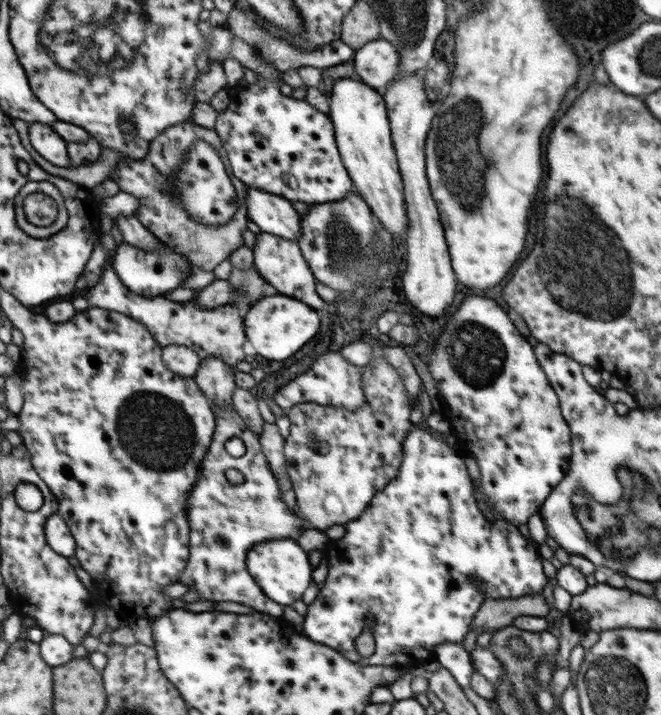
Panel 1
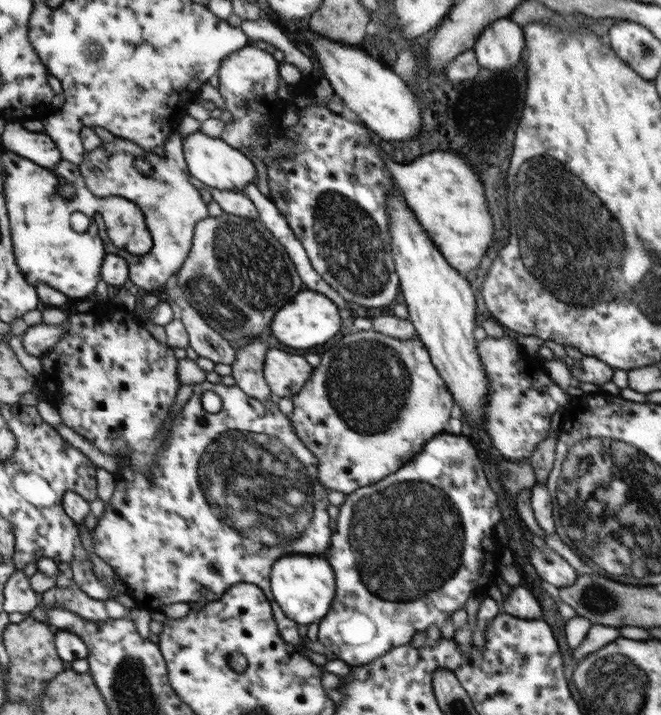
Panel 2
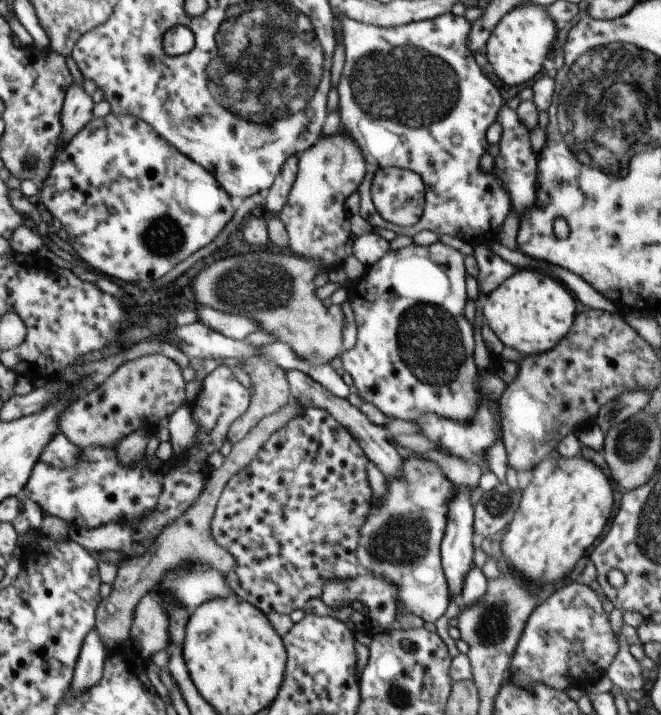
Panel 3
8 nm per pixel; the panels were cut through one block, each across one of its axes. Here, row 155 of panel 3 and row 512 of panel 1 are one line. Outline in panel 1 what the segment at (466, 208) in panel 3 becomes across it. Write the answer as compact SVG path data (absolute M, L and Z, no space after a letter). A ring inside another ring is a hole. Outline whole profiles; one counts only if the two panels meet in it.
M413 428L406 436L406 440L402 442L402 451L404 451L404 459L402 460L402 467L400 467L399 474L386 484L384 490L377 492L374 498L368 503L368 506L362 512L360 517L343 525L345 528L344 537L340 539L331 539L327 542L324 548L326 562L328 562L328 572L326 580L314 599L313 603L308 605L306 615L303 616L303 626L301 633L308 639L320 644L324 644L340 653L350 661L364 666L391 666L403 668L409 671L412 668L425 668L429 662L436 661L437 656L434 652L434 646L438 644L460 644L463 646L466 634L470 631L470 624L486 599L507 599L518 598L520 596L532 595L542 592L542 588L548 583L548 576L544 574L542 566L542 557L539 555L536 545L531 539L524 537L518 527L514 526L512 522L506 520L498 520L496 525L492 524L480 508L478 502L474 497L474 485L468 469L455 448L448 446L444 439L439 438L432 432ZM473 577L482 580L482 587L478 587L472 582ZM371 614L374 618L373 636L375 640L375 652L372 656L360 656L356 651L355 640L360 636L361 632L368 625L367 616Z

